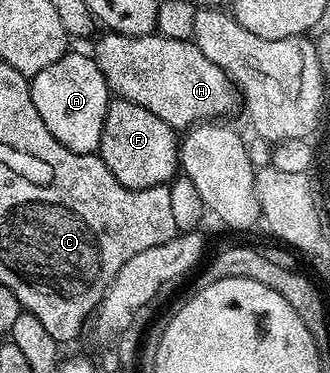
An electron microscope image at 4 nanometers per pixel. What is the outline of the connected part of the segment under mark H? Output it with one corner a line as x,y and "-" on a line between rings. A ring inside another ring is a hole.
104,32
104,36
96,43
93,56
98,69
105,75
107,88
114,96
137,103
137,107
145,107
145,111
153,111
157,119
169,123
176,131
186,131
193,125
210,122
212,119
223,119
237,101
237,89
224,69
217,67
210,59
205,59
195,42
169,39
158,35
130,37
124,33

